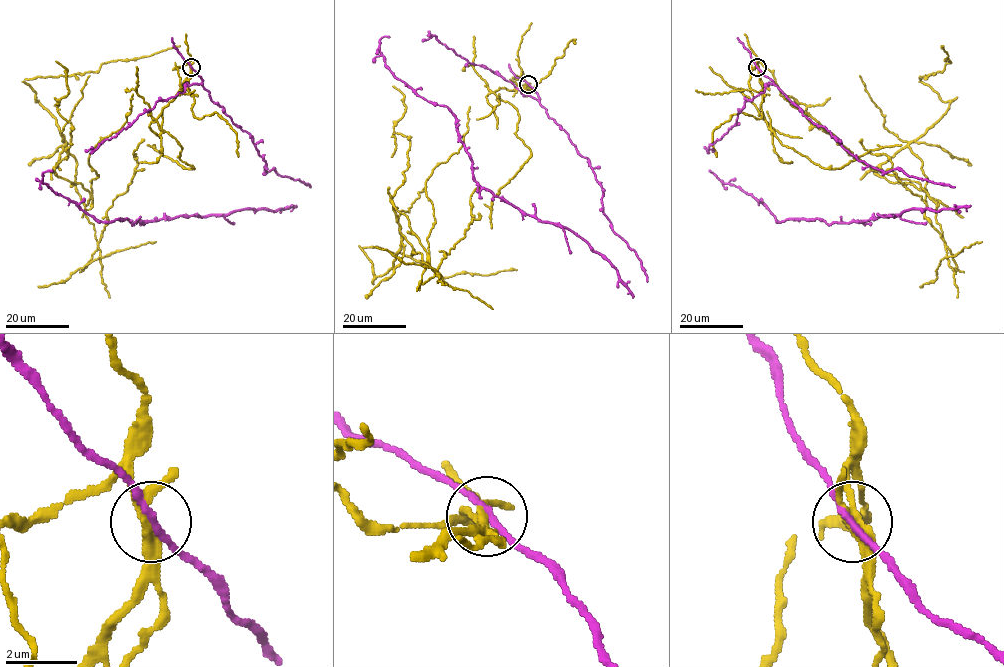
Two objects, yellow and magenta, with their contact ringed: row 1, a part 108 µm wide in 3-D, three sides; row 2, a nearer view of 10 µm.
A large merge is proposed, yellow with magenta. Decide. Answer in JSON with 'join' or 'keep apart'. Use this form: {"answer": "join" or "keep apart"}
{"answer": "keep apart"}

